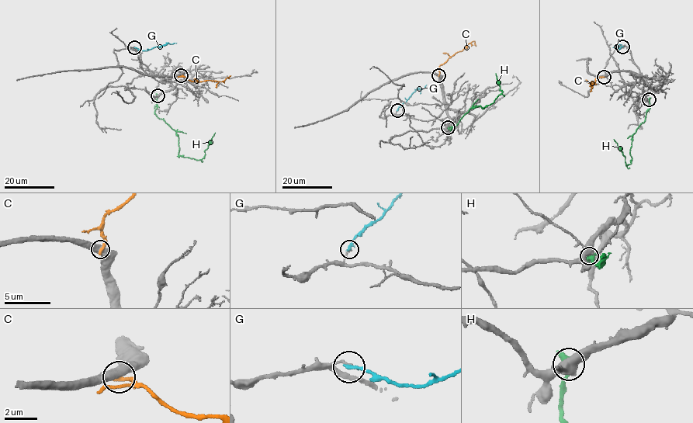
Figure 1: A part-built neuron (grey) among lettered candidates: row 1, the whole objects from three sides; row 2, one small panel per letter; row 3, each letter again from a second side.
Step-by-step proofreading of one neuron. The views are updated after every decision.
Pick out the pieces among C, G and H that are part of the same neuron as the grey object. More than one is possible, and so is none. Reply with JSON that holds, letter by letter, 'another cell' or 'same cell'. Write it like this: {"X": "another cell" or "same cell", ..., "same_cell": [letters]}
{"C": "another cell", "G": "another cell", "H": "another cell", "same_cell": []}

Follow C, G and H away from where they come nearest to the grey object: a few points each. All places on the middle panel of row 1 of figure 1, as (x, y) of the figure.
C: (438, 75), (438, 67), (449, 57), (473, 41), (476, 46)
G: (397, 110), (415, 90), (424, 88), (427, 84)
H: (448, 127), (451, 130), (471, 108), (480, 106), (483, 109), (501, 95), (495, 73)

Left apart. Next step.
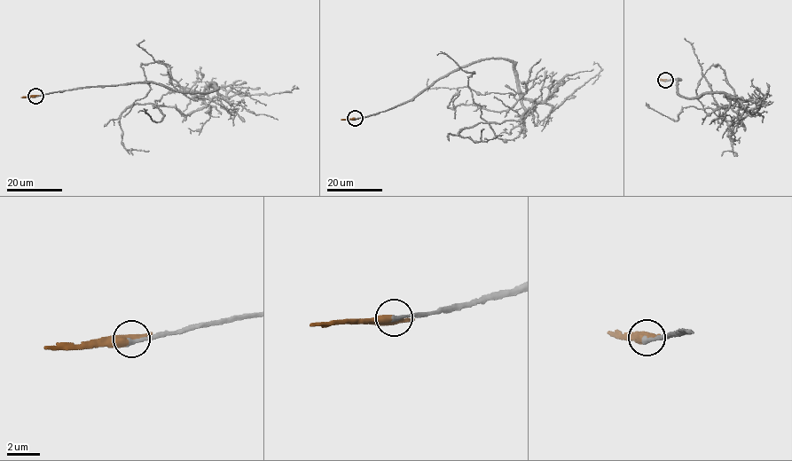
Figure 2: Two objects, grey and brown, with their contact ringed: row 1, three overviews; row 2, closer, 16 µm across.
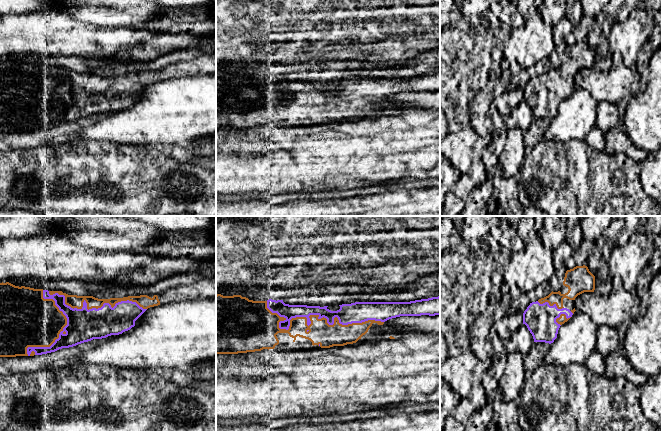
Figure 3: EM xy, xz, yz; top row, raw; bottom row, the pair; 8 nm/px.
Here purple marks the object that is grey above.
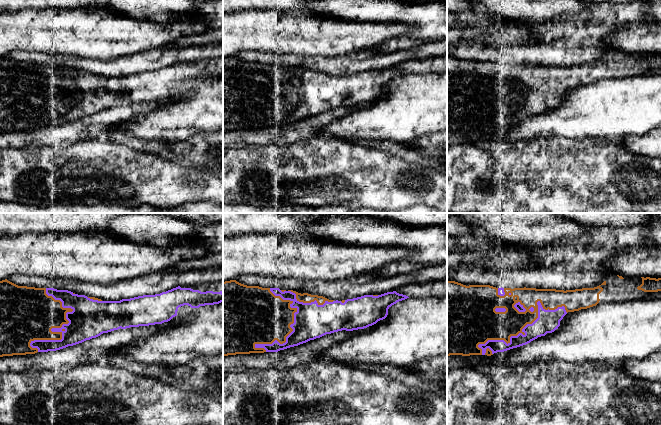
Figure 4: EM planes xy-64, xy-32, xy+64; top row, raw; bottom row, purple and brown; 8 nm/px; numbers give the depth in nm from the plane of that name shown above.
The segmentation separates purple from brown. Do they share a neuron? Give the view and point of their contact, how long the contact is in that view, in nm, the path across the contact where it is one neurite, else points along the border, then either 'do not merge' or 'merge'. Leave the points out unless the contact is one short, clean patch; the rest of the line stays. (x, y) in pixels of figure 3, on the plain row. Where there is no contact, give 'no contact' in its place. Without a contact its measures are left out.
meets purple in xz at (316, 90); contact 950 nm long; merge

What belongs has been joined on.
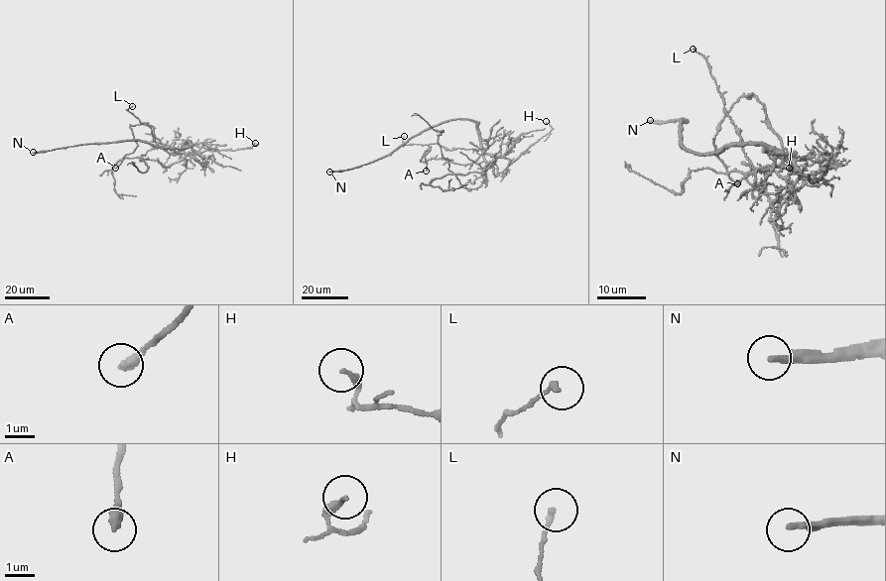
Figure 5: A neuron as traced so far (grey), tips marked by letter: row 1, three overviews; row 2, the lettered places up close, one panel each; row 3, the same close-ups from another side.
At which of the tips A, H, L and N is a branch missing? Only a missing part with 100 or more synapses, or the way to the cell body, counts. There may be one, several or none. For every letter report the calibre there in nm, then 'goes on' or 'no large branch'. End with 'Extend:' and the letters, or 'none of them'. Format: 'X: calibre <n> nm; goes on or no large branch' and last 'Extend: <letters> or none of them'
A: calibre 320 nm; no large branch
H: calibre 200 nm; no large branch
L: calibre 160 nm; no large branch
N: calibre 240 nm; goes on
Extend: N

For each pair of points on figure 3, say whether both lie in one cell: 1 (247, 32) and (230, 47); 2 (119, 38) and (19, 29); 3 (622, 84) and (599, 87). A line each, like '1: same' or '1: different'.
1: different
2: same
3: same

